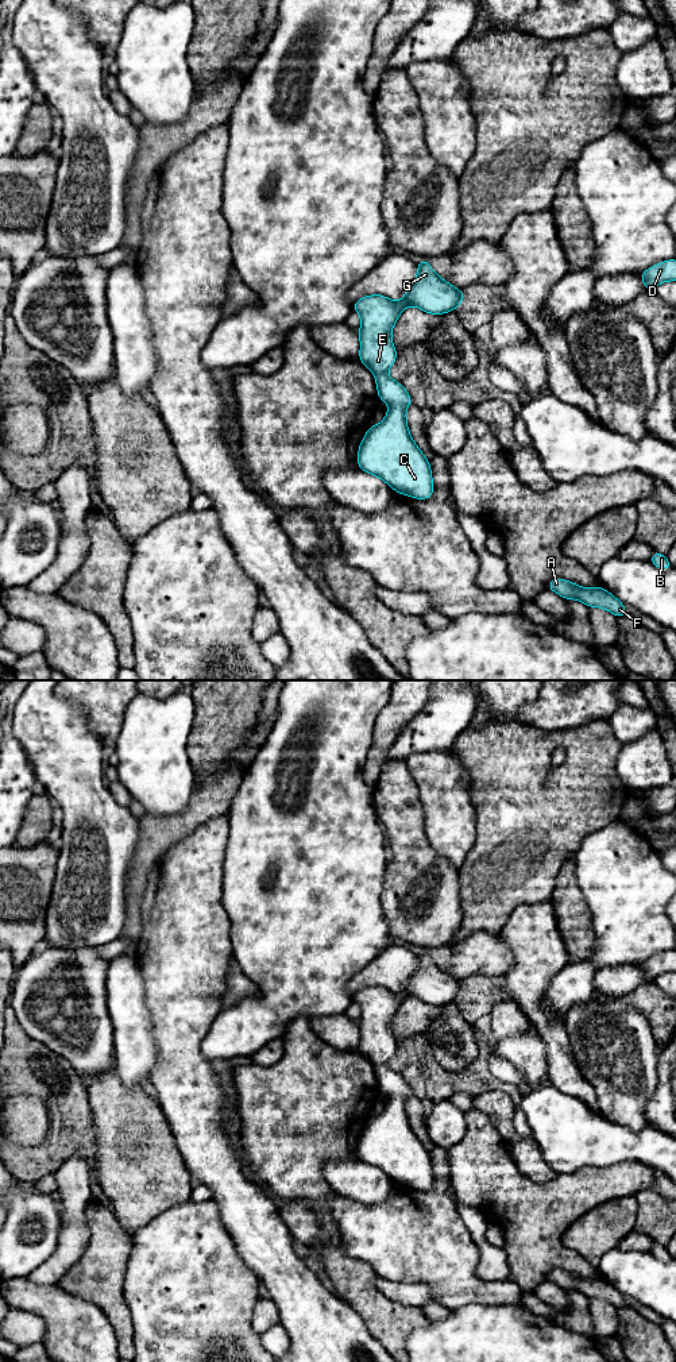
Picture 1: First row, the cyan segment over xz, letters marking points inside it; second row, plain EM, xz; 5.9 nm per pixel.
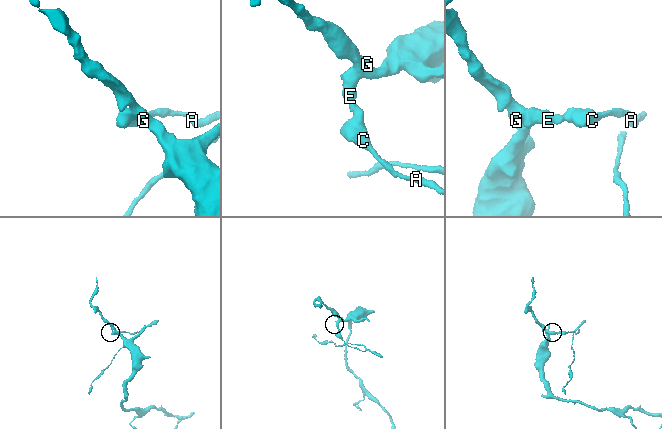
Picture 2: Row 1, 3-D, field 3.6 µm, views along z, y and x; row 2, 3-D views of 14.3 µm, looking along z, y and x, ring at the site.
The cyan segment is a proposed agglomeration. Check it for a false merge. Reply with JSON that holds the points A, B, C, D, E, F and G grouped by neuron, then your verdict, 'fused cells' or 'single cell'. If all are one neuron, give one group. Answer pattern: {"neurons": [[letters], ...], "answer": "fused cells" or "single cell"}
{"neurons": [["A", "B", "C", "F"], ["D", "E", "G"]], "answer": "fused cells"}

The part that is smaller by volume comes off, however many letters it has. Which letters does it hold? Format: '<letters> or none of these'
A, B, C, F

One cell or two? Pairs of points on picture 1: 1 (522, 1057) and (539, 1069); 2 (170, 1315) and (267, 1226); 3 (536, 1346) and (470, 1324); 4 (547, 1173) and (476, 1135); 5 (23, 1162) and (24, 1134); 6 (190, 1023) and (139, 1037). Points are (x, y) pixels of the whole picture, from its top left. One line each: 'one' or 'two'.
1: one
2: two
3: one
4: two
5: one
6: two

